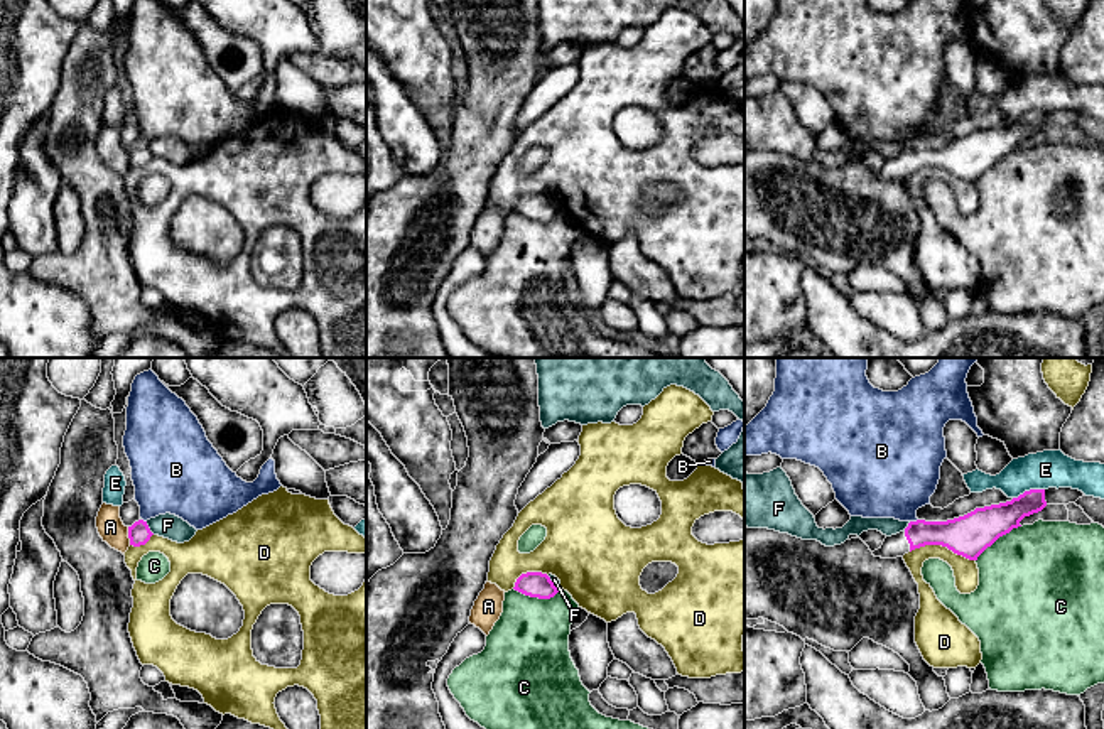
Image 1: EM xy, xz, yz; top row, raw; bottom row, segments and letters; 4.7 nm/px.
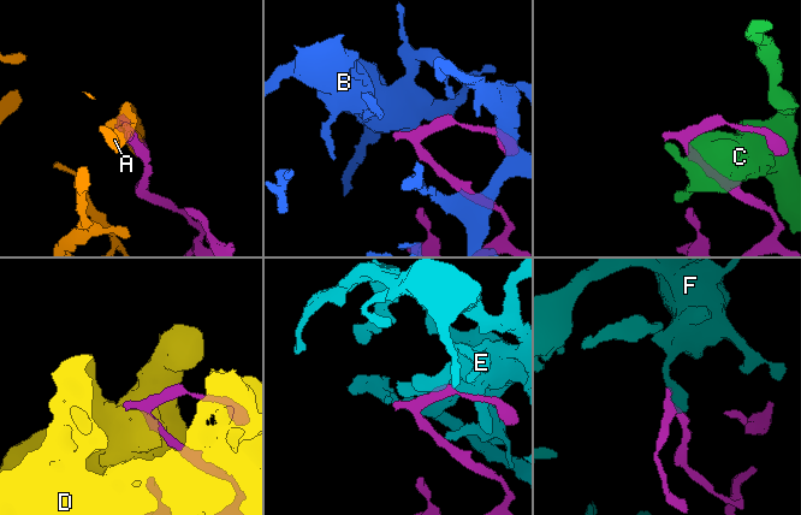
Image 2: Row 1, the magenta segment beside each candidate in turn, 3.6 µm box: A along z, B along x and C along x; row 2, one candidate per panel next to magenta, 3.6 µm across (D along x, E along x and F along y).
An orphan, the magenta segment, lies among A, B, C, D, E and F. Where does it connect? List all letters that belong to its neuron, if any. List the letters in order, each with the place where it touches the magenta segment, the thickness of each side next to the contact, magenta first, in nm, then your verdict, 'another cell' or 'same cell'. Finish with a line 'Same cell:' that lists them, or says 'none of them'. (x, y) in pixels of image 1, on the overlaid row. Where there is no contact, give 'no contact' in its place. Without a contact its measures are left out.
A: contact xy (129, 535); calibres 110 and 130 nm; another cell
B: contact yz (914, 522); calibres 190 and 400 nm; another cell
C: contact xz (537, 596); calibres 130 and 380 nm; another cell
D: contact yz (942, 545); calibres 200 and 120 nm; another cell
E: contact yz (1030, 490); calibres 160 and 180 nm; another cell
F: contact xy (149, 529); calibres 110 and 120 nm; another cell
Same cell: none of them

